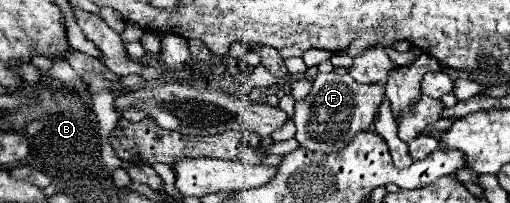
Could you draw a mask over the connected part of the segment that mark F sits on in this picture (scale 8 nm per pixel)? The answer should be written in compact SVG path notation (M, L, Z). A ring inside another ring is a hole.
M319 74L311 94L295 104L297 142L303 148L319 152L339 152L361 130L369 130L375 122L379 104L385 98L385 84L359 84L349 74Z

